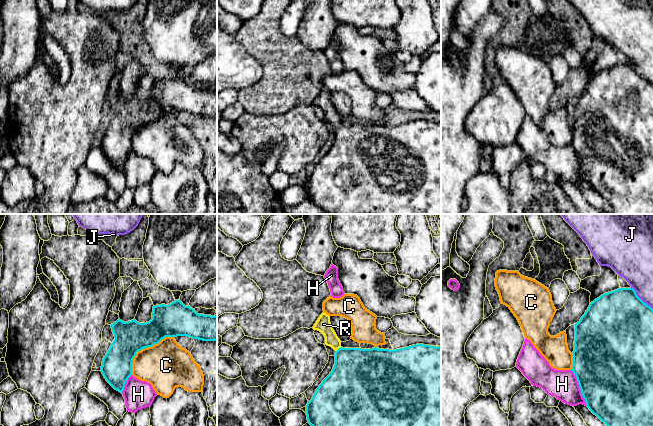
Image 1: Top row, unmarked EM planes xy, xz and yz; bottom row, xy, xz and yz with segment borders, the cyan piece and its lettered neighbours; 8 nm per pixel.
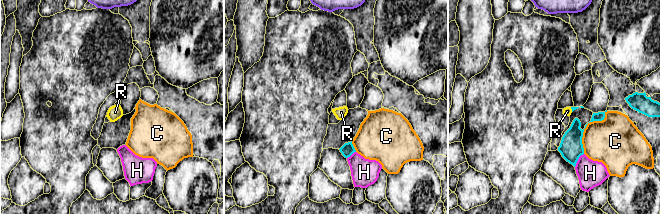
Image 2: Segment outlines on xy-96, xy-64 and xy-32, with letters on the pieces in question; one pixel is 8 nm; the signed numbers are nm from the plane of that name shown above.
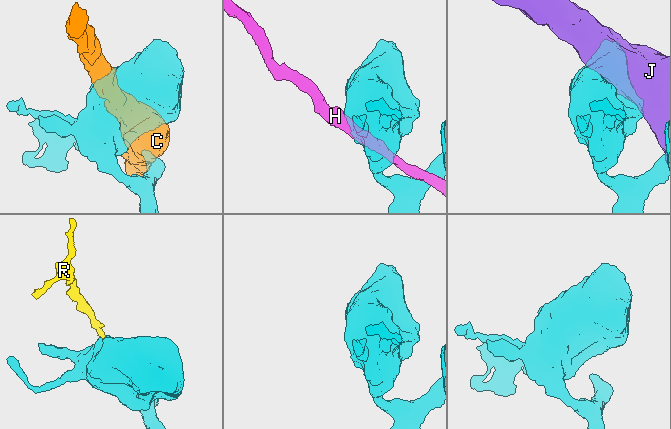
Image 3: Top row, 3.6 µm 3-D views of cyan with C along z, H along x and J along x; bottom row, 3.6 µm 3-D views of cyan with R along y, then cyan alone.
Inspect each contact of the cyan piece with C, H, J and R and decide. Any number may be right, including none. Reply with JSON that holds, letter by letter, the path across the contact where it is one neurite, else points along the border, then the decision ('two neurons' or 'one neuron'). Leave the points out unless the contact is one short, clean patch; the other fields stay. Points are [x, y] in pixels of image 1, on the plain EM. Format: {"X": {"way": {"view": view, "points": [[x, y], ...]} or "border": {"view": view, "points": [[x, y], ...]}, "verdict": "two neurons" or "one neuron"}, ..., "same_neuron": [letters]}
{"C": {"verdict": "two neurons"}, "H": {"verdict": "two neurons"}, "J": {"verdict": "two neurons"}, "R": {"way": {"view": "xz", "points": [[358, 149], [338, 125], [323, 100]]}, "verdict": "one neuron"}, "same_neuron": ["R"]}

